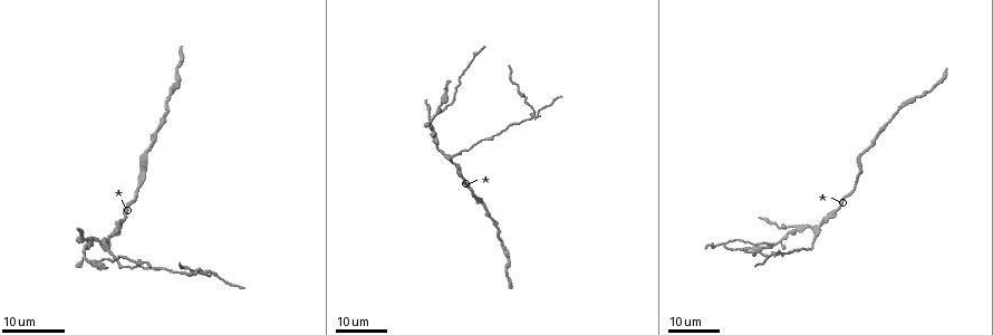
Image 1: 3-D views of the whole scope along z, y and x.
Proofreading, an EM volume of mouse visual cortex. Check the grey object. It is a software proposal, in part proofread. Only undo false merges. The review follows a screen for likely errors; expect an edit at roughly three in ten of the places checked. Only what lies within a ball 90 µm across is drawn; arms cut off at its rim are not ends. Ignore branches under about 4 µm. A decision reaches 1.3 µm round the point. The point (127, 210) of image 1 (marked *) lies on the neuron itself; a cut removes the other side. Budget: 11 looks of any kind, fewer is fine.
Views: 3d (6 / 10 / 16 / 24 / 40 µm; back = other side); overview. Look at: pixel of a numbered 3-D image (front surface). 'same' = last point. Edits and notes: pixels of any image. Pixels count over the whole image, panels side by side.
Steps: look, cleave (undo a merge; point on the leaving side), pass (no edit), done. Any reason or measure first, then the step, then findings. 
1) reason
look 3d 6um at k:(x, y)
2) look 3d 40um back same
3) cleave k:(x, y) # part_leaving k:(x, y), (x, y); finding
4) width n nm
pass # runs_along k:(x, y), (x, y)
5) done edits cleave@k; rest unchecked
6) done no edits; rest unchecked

four arms meet
look 3d 24um at 1:(211, 273)

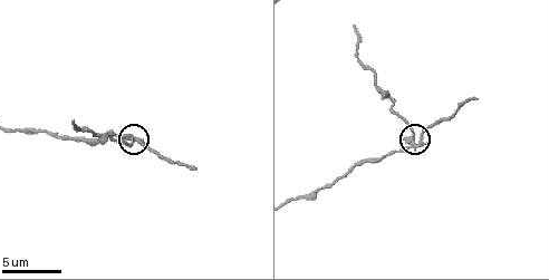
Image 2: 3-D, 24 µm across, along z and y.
look 3d 10um at 2:(131, 135)

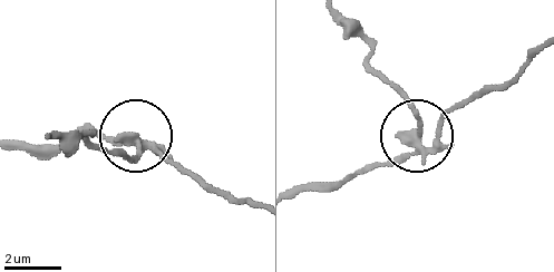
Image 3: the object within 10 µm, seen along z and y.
arms 4
cleave 3:(128, 159) # part_leaving 3:(418, 142), (416, 108), (339, 15); a second neuron is stuck on

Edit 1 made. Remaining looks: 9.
look overview

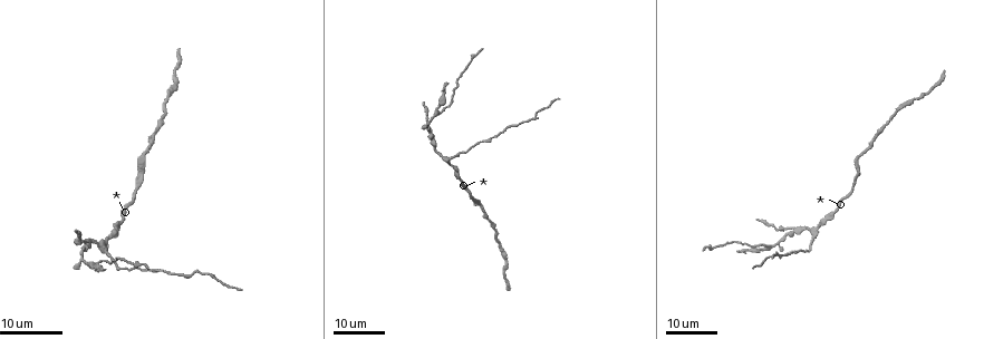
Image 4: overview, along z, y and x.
sudden change in width
look 3d 24um at 4:(496, 135)

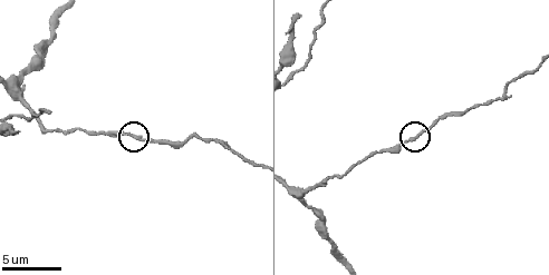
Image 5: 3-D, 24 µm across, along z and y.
look 3d 6um at 5:(412, 139)

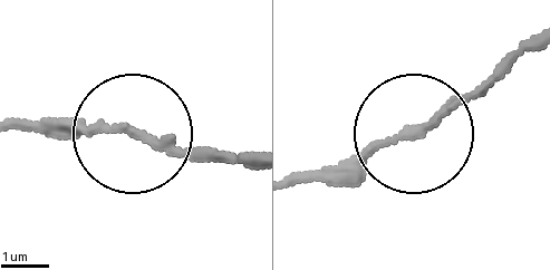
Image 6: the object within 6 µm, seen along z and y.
pass # runs_along 6:(15, 115), (134, 127), (182, 152), (250, 152); continuous, no second neuron

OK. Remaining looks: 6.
a fork
look 3d 16um at 4:(794, 227)

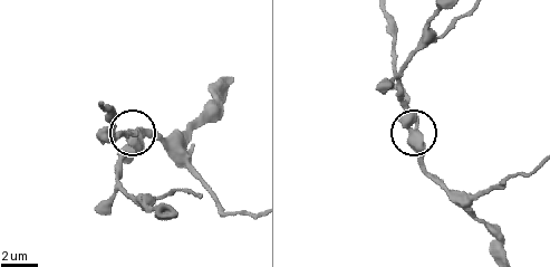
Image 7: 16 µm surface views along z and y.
closer look
look 3d 10um at 7:(412, 131)

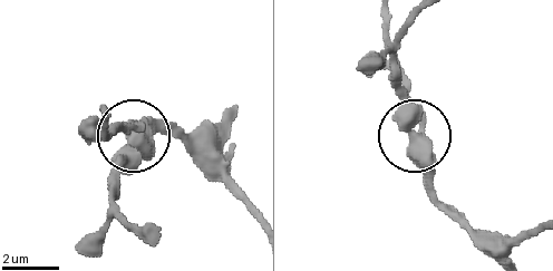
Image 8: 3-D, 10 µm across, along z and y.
width 410 nm
cleave 8:(125, 123) # a second neuron is stuck on

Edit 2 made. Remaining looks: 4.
look overview

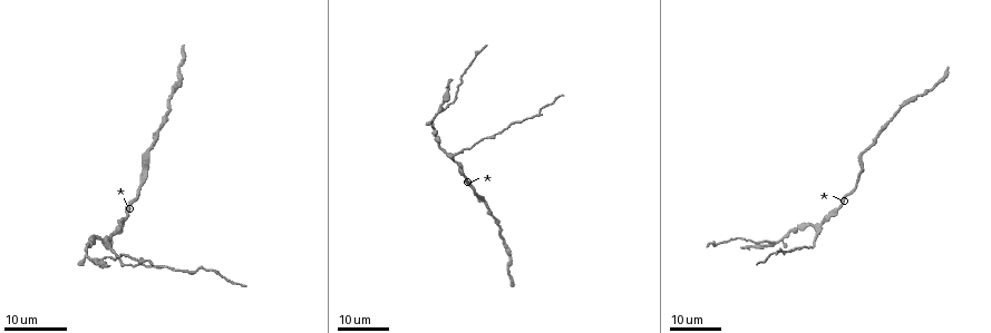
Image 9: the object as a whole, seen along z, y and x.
look 3d 16um at 9:(449, 154)

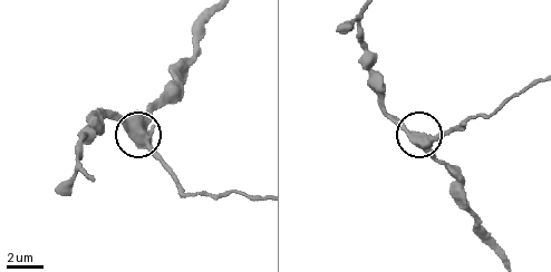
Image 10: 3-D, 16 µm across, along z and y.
look 3d 6um at 10:(132, 135)

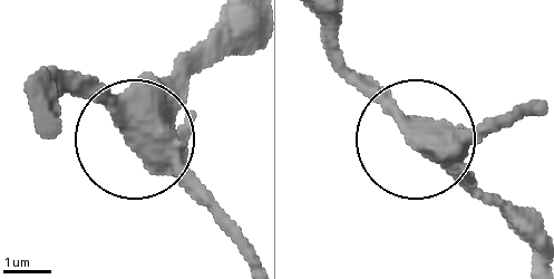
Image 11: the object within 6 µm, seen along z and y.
pass # continuous, no second neuron

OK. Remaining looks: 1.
done edits cleave@3, cleave@8; rest unchecked

